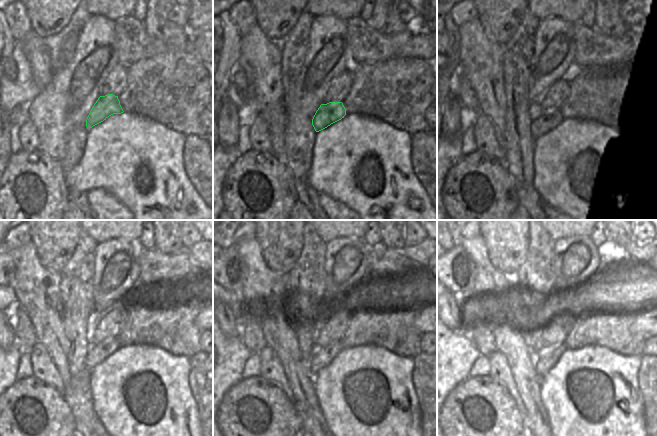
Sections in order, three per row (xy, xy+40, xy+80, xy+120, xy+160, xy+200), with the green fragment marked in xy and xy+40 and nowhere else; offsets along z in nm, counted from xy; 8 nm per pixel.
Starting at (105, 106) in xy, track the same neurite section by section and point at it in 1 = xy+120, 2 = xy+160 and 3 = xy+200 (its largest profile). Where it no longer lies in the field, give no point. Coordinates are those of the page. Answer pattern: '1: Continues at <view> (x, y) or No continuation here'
1: Continues at xy+120 (97, 353)
2: Continues at xy+160 (321, 357)
3: Continues at xy+200 (544, 361)

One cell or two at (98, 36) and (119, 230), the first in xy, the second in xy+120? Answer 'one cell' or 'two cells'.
two cells

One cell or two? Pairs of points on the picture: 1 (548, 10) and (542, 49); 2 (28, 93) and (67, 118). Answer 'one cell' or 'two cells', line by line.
1: two cells
2: two cells

